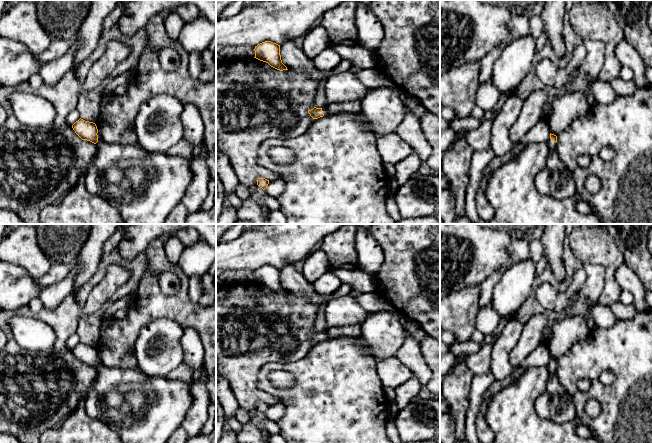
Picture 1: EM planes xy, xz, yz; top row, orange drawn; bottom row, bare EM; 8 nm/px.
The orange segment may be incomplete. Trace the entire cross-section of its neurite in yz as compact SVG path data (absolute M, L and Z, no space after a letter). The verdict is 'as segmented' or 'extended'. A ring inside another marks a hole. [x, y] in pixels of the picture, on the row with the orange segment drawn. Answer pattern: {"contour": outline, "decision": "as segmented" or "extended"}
{"contour": "M550 133L545 167L536 175L537 190L557 200L568 199L576 194L576 184L570 171L561 162L557 152L557 136Z", "decision": "extended"}

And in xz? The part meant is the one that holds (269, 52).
{"contour": "M265 41L255 46L254 50L254 58L268 63L271 67L277 70L288 70L281 60L280 45L271 41Z", "decision": "as segmented"}

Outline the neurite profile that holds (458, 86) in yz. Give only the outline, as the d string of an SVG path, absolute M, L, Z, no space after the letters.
M480 62L466 63L440 74L440 105L450 107L458 119L470 117L479 76Z

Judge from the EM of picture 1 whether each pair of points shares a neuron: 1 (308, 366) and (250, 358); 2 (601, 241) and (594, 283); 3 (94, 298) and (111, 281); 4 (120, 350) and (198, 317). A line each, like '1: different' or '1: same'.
1: different
2: different
3: same
4: same

